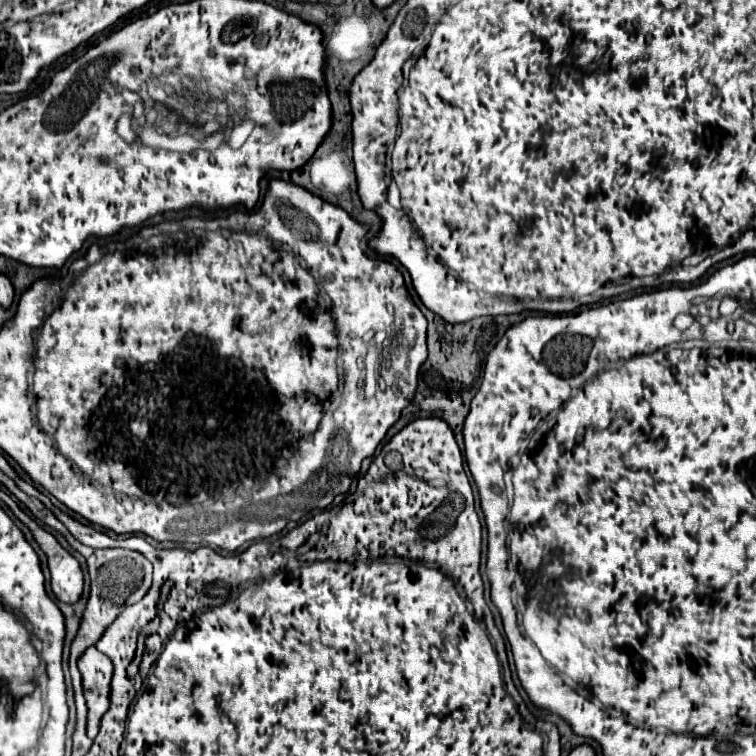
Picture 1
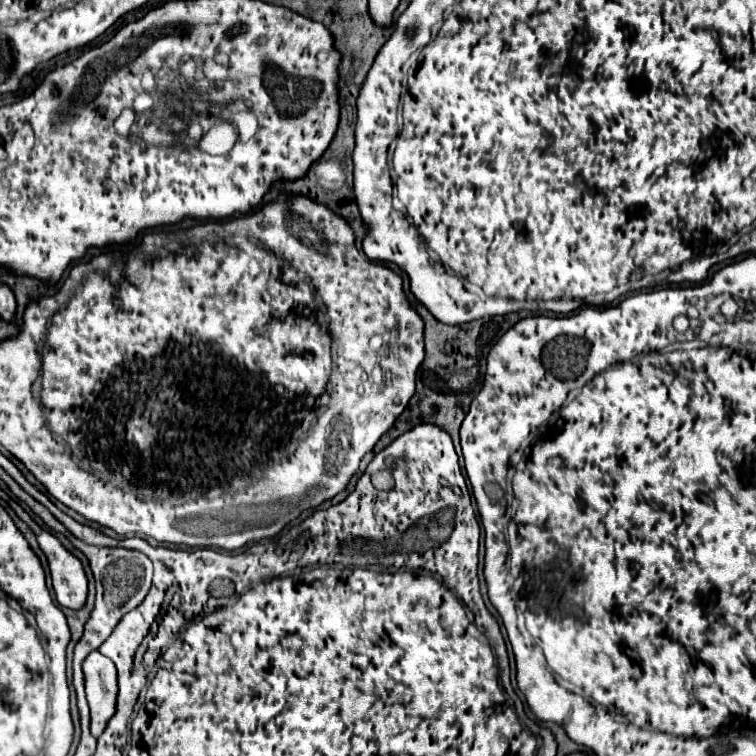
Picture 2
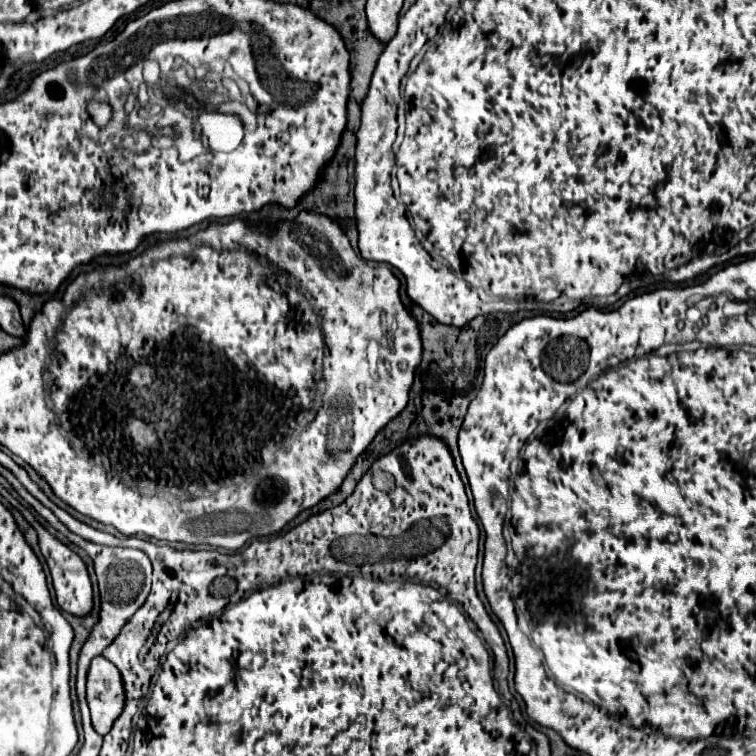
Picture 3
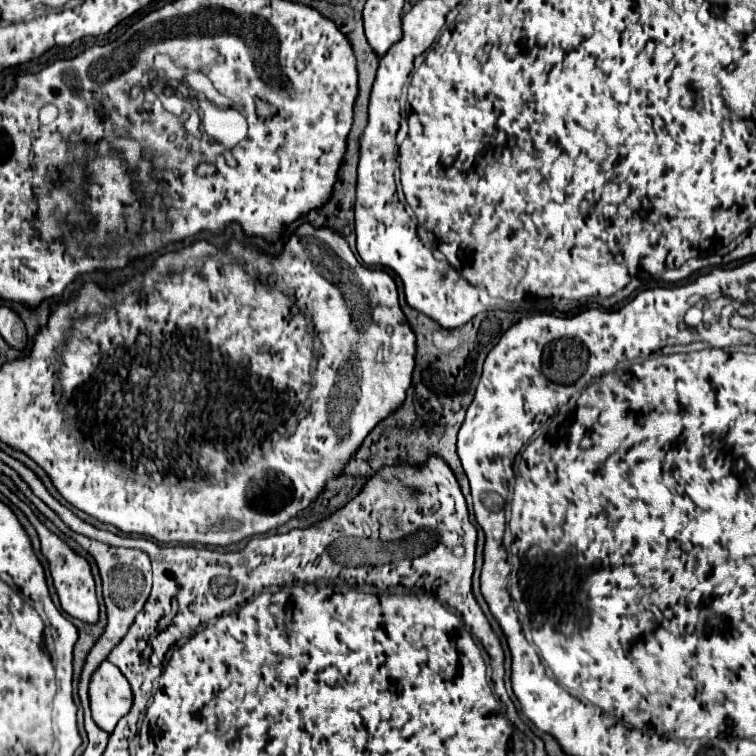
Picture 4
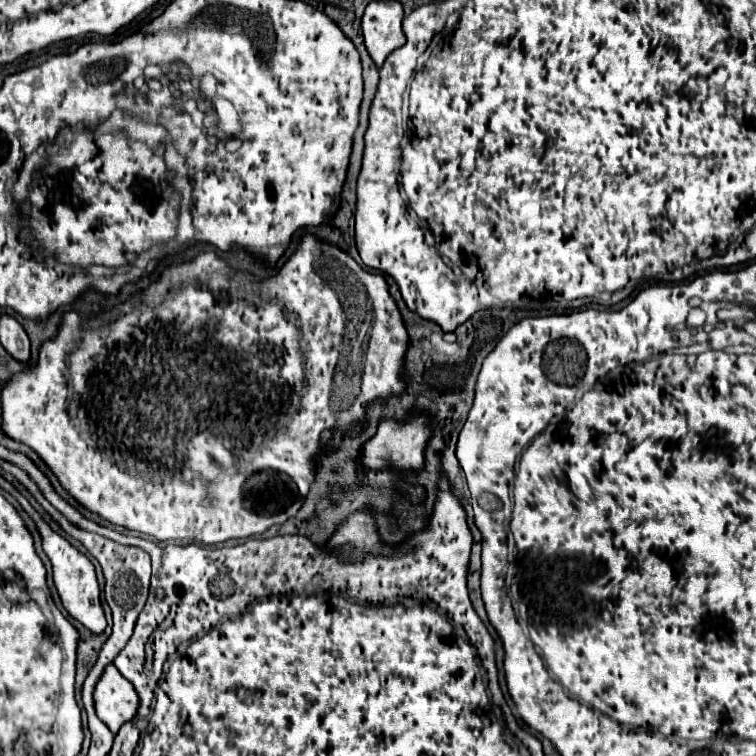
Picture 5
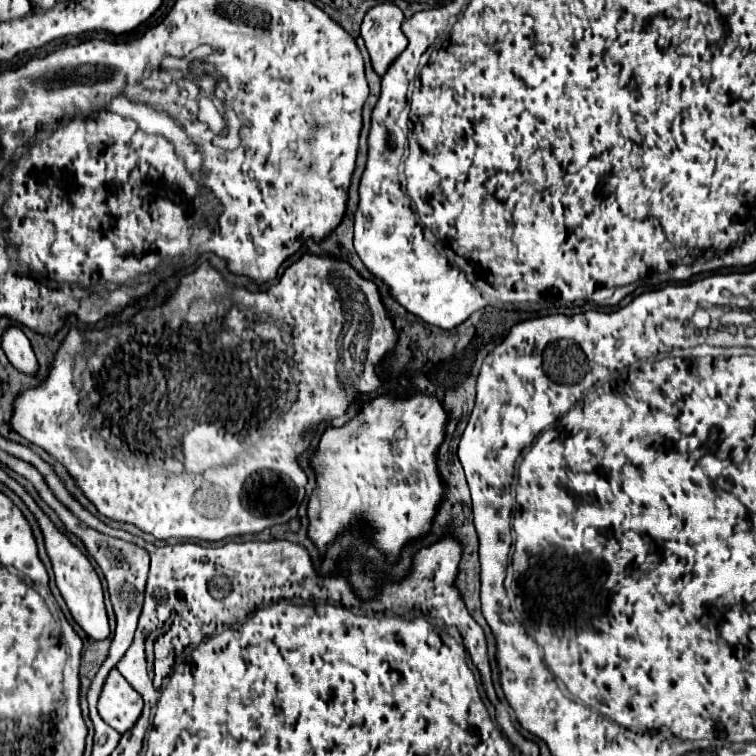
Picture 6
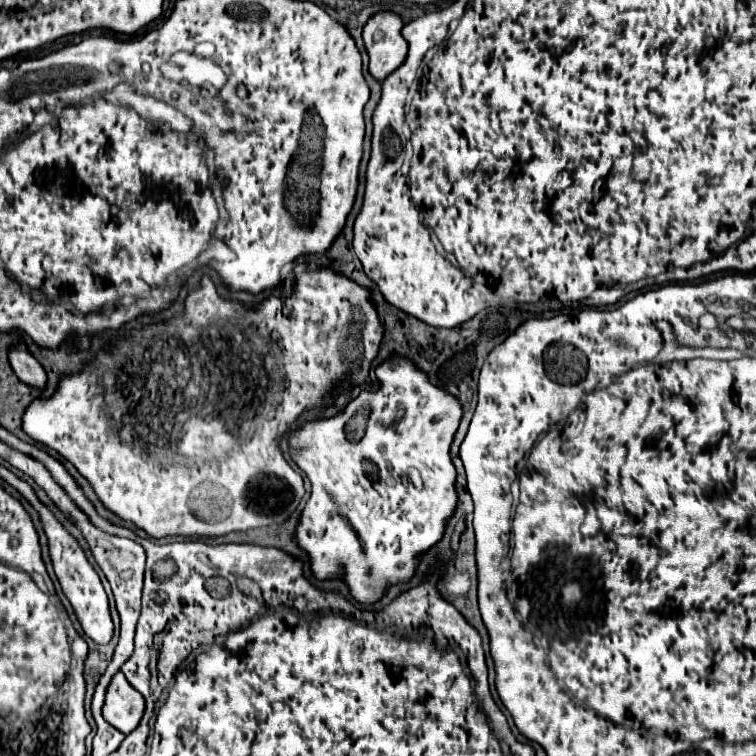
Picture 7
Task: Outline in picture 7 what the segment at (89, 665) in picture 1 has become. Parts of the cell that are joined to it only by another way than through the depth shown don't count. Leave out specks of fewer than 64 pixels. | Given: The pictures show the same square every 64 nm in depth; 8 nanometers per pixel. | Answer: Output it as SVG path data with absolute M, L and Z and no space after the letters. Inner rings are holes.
M116 672L106 688L106 700L102 706L104 720L122 734L130 734L144 714L144 698L136 692L122 672Z

